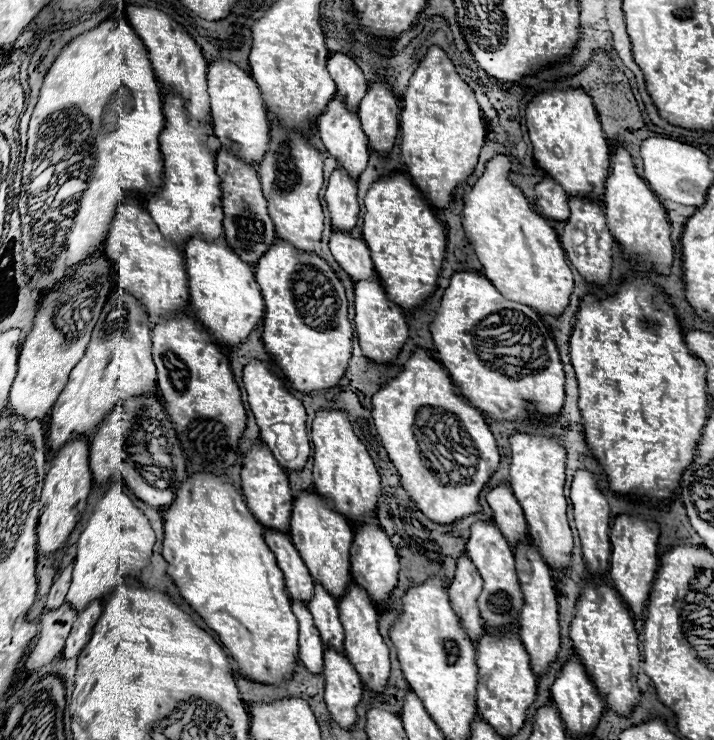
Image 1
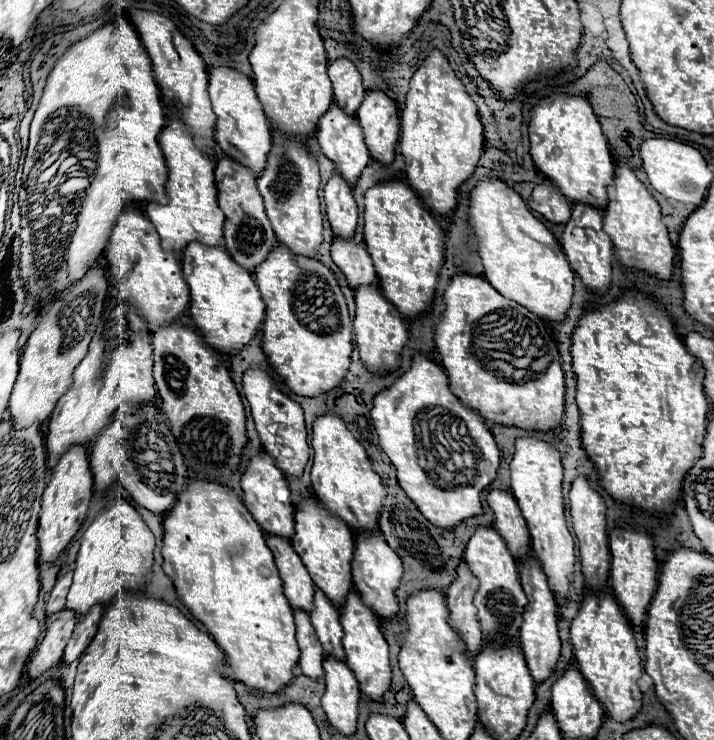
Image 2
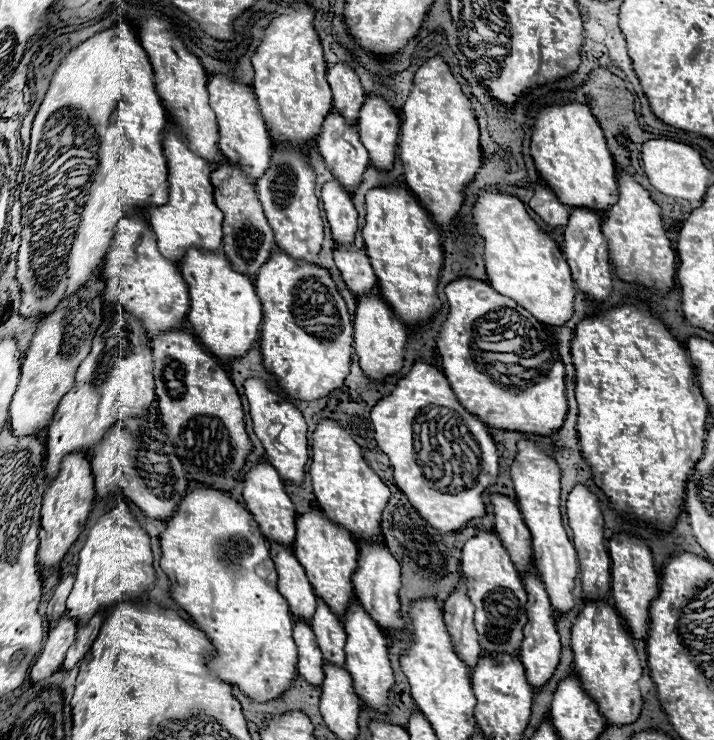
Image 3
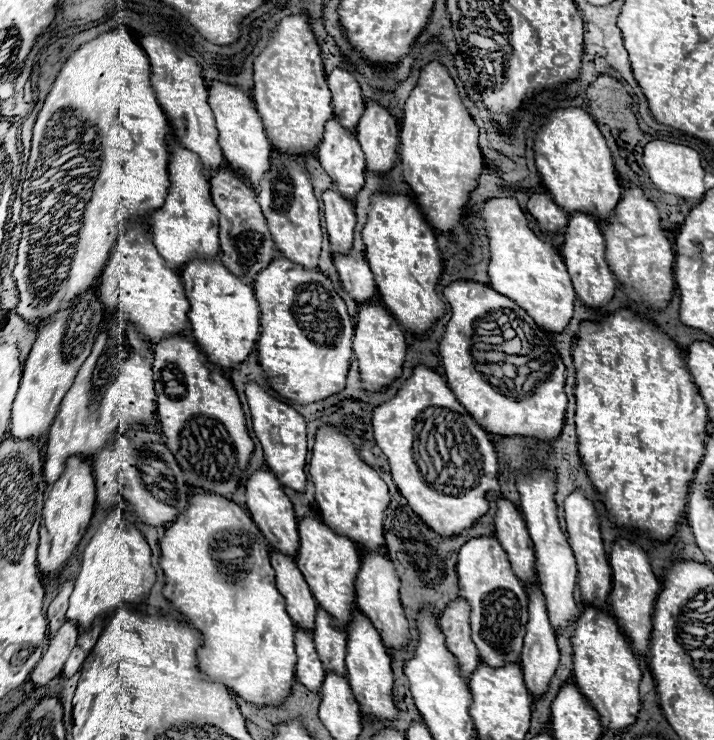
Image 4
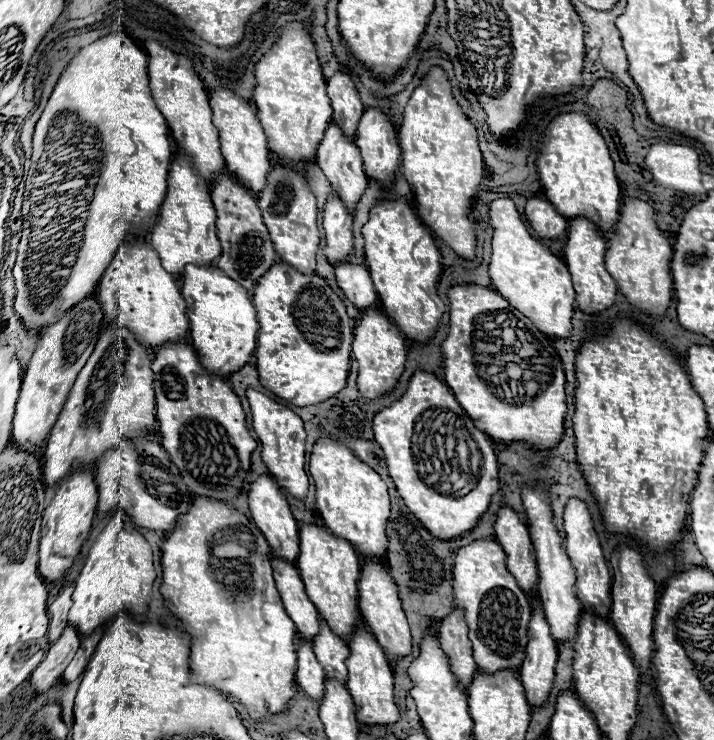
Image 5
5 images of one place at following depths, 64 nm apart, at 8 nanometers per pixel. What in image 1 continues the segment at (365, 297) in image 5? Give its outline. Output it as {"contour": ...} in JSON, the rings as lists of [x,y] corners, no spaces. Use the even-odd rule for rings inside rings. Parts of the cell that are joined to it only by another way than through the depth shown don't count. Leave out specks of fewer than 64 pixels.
{"contour":[[[334,230],[330,238],[330,250],[336,262],[344,268],[344,272],[350,274],[352,280],[360,280],[360,276],[376,274],[366,242],[352,238],[350,232]]]}

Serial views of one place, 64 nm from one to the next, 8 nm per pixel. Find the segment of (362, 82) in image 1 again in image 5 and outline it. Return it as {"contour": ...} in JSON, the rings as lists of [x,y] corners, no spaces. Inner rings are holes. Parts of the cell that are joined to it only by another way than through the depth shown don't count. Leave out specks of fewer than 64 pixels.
{"contour":[[[336,72],[328,80],[328,96],[334,108],[332,120],[336,120],[336,124],[340,124],[344,132],[348,132],[348,136],[354,136],[356,126],[364,114],[364,106],[360,102],[356,84],[348,74]]]}

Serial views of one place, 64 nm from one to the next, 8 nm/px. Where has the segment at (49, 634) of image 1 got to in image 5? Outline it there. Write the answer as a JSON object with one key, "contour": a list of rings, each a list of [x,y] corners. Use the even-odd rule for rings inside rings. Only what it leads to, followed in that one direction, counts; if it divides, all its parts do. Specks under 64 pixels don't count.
{"contour":[[[66,626],[62,636],[50,646],[44,660],[30,676],[30,682],[36,688],[36,692],[48,690],[52,684],[56,684],[62,678],[62,672],[70,664],[78,646],[80,646],[80,636],[78,636],[76,628]]]}

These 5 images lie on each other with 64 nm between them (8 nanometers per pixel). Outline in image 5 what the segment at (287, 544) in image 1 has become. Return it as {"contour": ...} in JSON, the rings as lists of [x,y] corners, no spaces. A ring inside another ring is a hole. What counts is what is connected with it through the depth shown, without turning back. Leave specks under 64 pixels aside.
{"contour":[[[272,558],[272,568],[274,568],[276,588],[282,596],[288,616],[294,620],[298,628],[298,636],[304,636],[304,640],[312,640],[318,628],[318,610],[306,594],[296,564],[286,562],[282,558]]]}

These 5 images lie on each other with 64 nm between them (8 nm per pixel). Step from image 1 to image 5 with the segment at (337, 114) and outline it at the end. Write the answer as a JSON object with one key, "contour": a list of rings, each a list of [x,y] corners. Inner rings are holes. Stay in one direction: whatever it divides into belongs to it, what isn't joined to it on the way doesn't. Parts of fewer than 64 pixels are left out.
{"contour":[[[330,124],[324,140],[318,146],[316,162],[332,182],[334,192],[344,200],[344,204],[348,204],[348,210],[352,212],[368,186],[368,176],[364,174],[362,156],[356,142],[344,136],[336,124]]]}

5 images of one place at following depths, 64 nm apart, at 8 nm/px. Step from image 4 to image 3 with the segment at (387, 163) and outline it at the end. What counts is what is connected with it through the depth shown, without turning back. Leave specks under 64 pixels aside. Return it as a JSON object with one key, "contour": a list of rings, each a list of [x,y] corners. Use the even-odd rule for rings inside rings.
{"contour":[[[368,96],[358,118],[362,144],[368,148],[370,164],[380,170],[390,170],[398,148],[400,118],[382,96]]]}

